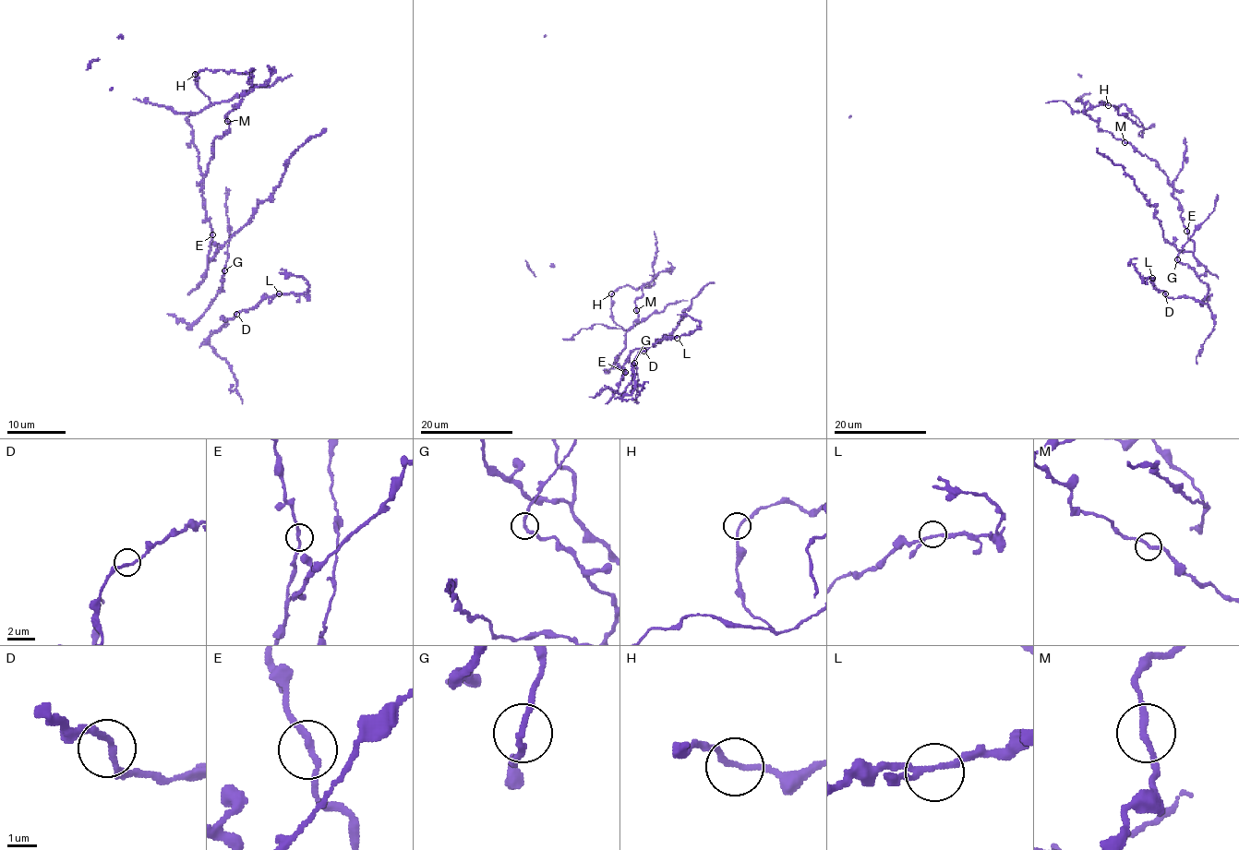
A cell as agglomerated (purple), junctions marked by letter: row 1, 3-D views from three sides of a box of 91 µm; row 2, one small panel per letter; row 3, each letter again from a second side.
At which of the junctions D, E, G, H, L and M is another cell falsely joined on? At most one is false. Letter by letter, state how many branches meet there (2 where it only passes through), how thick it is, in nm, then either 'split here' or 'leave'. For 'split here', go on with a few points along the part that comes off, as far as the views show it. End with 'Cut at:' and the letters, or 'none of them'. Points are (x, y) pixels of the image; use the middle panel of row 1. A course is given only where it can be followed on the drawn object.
D: branches 2; calibre 180 nm; leave
E: branches 2; calibre 200 nm; leave
G: branches 2; calibre 200 nm; split here; course (634, 363), (638, 392), (635, 402)
H: branches 2; calibre 190 nm; leave
L: branches 2; calibre 200 nm; leave
M: branches 2; calibre 200 nm; leave
Cut at: G

